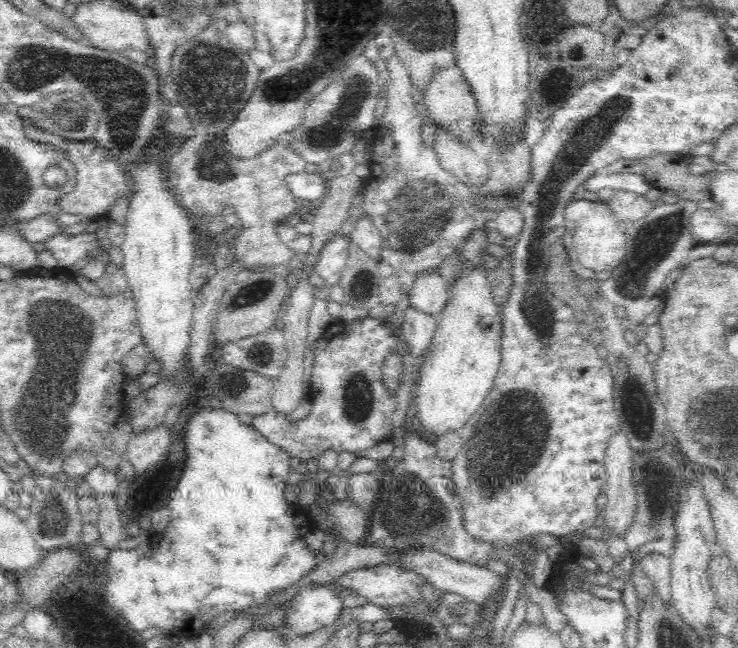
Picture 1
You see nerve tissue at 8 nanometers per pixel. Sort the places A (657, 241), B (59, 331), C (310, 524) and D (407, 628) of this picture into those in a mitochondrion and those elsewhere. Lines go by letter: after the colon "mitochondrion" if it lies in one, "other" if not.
A: mitochondrion
B: mitochondrion
C: other
D: other

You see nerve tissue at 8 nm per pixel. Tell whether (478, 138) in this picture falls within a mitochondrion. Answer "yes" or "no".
no

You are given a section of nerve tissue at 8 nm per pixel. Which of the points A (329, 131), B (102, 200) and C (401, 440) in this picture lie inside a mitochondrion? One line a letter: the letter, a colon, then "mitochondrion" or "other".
A: mitochondrion
B: other
C: other

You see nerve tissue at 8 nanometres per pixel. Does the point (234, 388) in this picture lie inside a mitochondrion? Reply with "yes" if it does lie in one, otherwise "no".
yes

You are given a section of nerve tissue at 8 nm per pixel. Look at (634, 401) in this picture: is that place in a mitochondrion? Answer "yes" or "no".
yes

